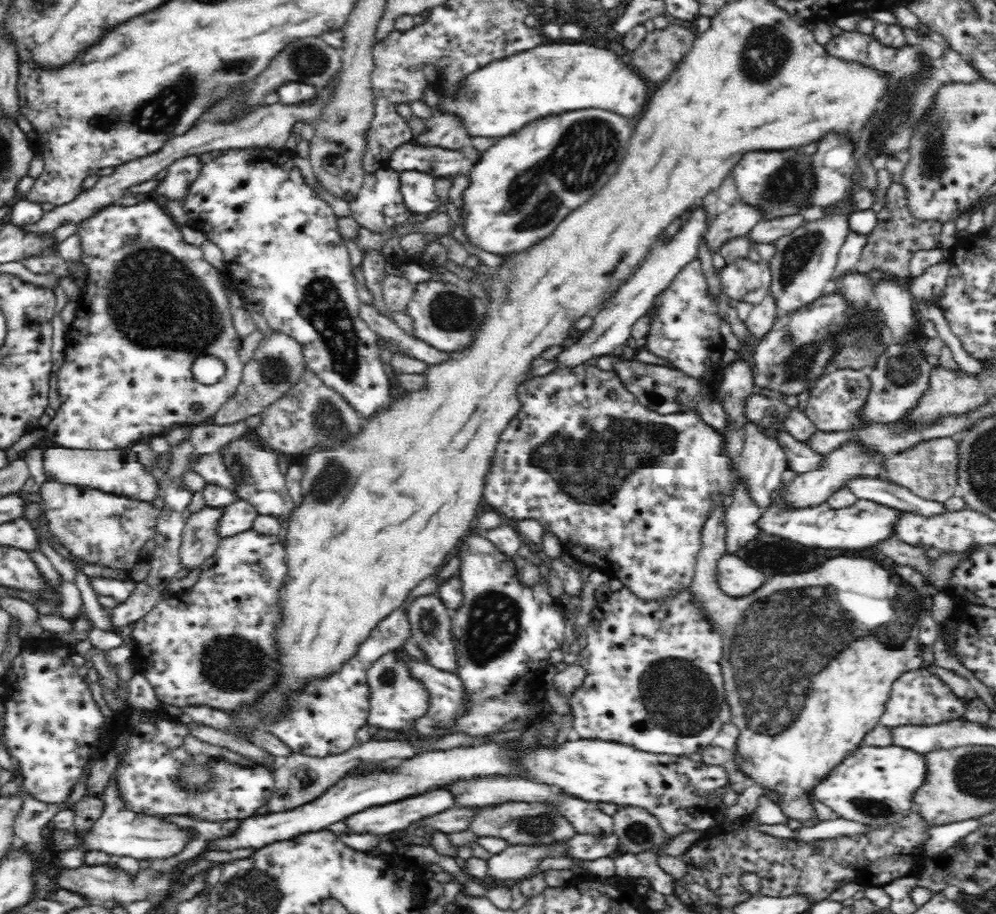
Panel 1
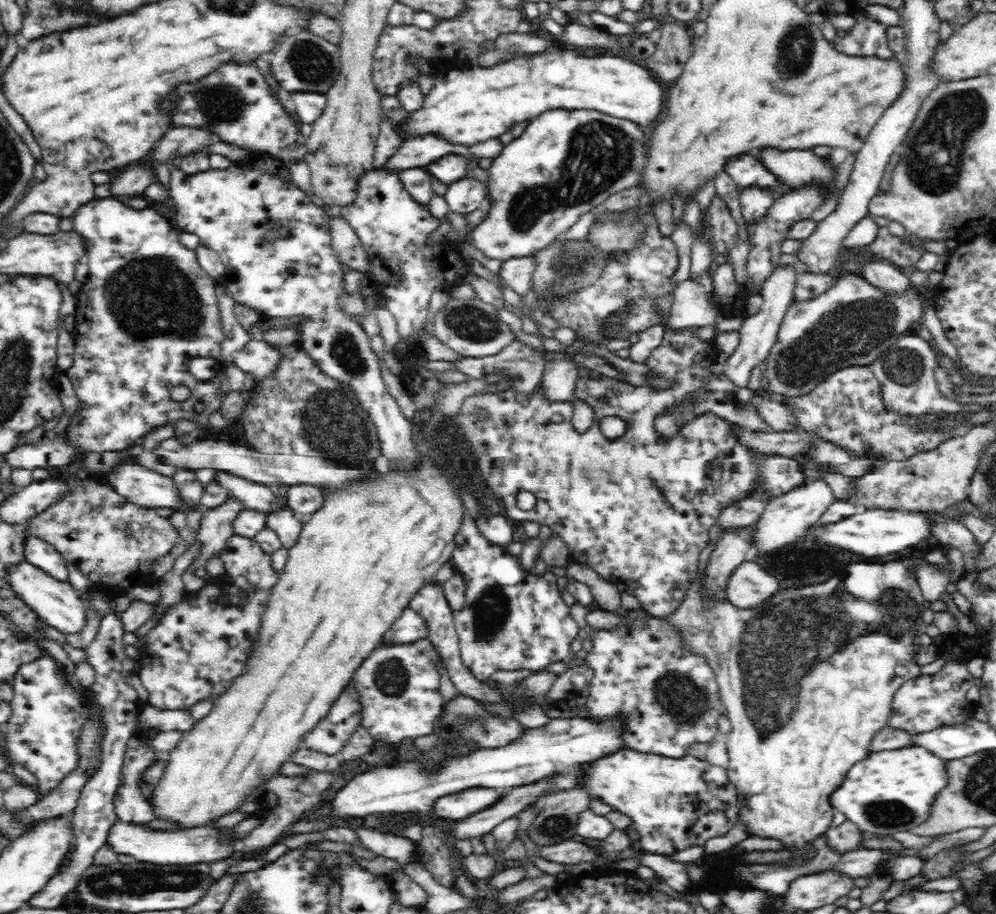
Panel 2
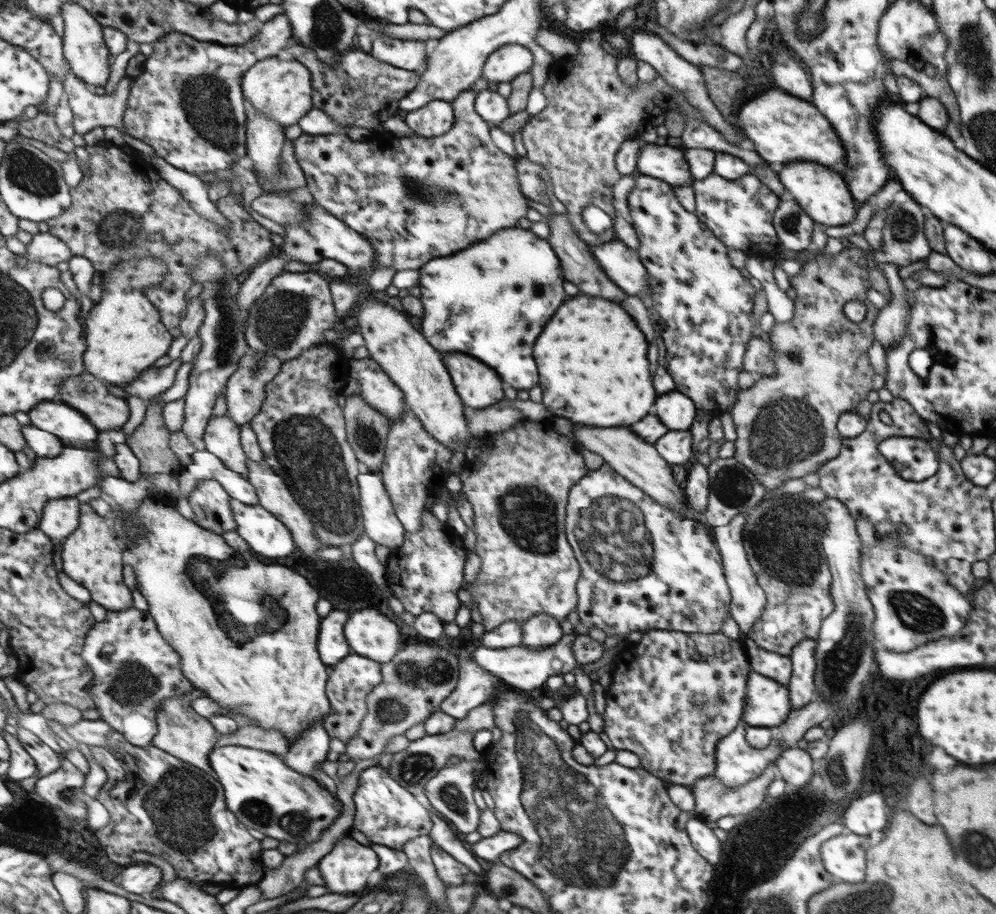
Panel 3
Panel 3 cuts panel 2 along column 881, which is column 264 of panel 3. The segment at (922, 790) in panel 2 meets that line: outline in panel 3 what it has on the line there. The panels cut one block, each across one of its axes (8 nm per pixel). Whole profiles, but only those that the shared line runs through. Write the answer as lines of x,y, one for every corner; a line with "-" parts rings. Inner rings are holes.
215,746
210,760
215,777
225,786
231,812
247,829
259,830
267,834
266,837
293,842
294,845
311,844
317,842
321,832
333,826
335,818
343,812
338,794
332,796
327,786
291,770
283,757
275,753
246,746

